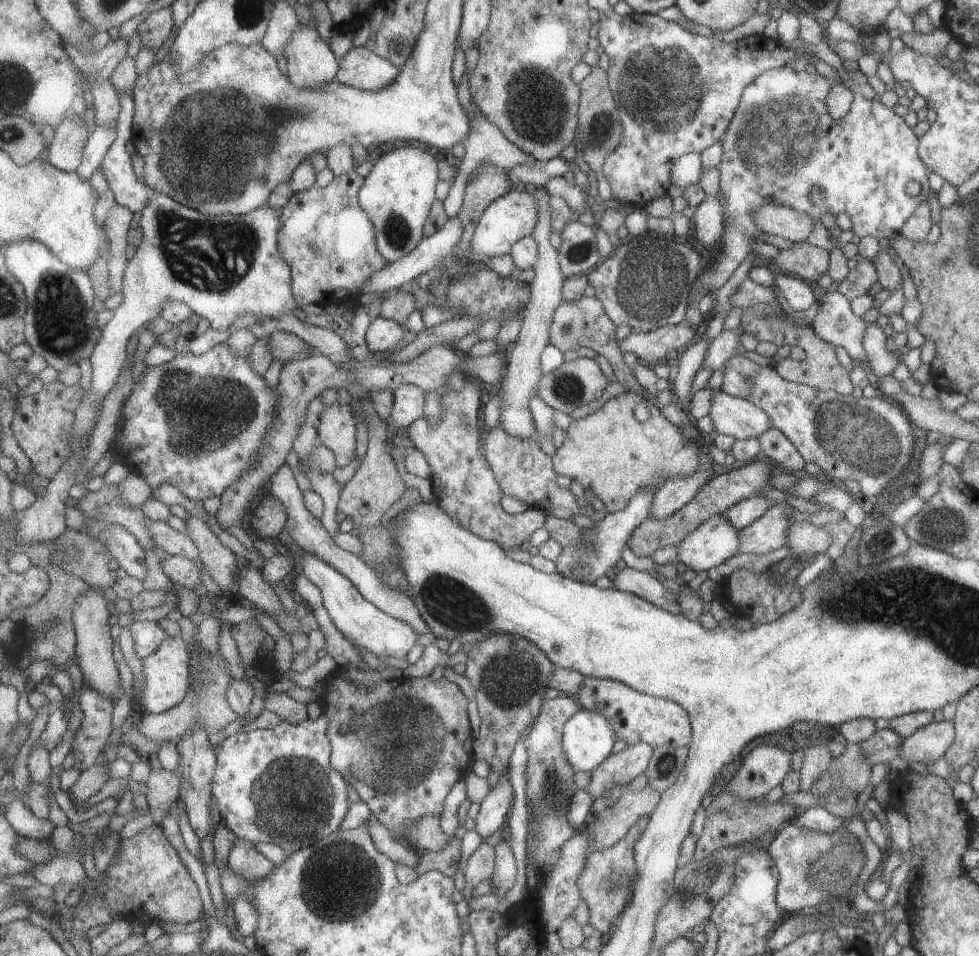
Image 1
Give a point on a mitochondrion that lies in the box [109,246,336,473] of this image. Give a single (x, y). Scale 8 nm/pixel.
(197, 413)

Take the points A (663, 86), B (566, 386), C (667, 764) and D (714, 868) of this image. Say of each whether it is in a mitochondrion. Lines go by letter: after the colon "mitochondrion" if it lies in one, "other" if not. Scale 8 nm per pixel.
A: mitochondrion
B: mitochondrion
C: mitochondrion
D: other

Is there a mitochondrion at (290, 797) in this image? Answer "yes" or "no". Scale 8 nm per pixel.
yes

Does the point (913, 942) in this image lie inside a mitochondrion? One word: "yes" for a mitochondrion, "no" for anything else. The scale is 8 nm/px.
no

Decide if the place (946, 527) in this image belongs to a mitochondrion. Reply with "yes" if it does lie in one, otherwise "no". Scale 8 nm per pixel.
yes

